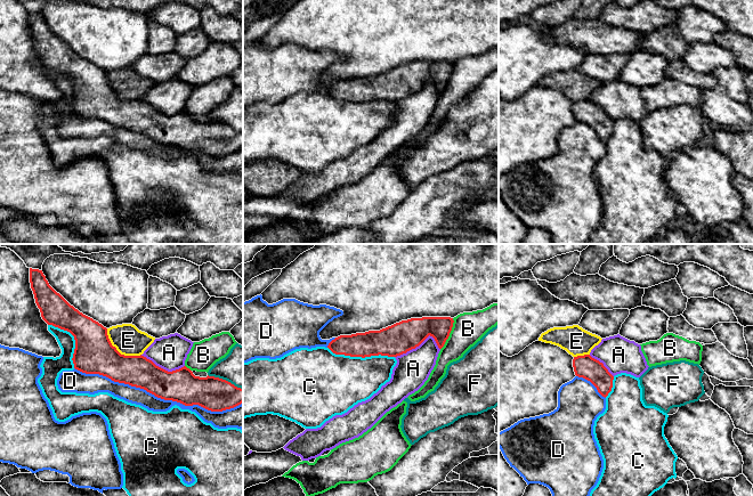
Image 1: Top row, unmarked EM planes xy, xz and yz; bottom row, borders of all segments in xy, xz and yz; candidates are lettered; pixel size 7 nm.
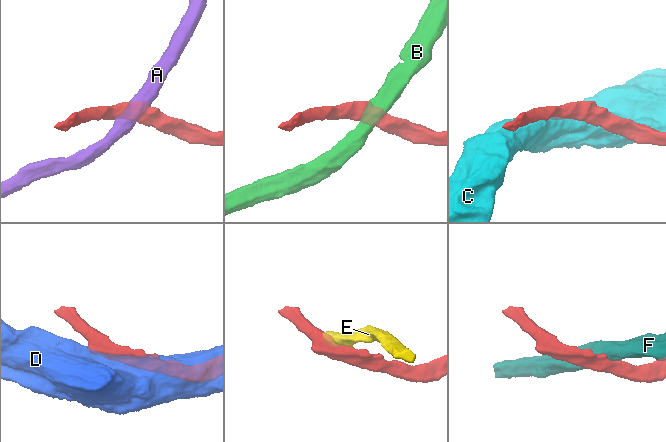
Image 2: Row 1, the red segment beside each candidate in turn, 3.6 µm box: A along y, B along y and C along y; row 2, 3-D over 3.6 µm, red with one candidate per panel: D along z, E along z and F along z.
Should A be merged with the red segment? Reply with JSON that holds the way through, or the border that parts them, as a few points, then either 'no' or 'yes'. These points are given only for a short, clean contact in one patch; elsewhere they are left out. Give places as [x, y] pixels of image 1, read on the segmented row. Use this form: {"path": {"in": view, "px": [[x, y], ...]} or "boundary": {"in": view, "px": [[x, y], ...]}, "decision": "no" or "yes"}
{"decision": "no"}

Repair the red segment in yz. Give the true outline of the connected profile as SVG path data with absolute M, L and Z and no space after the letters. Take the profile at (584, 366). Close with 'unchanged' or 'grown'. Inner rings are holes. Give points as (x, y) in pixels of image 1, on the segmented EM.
M590 355L574 357L573 367L575 375L590 381L602 397L606 398L612 391L614 376Z; unchanged

